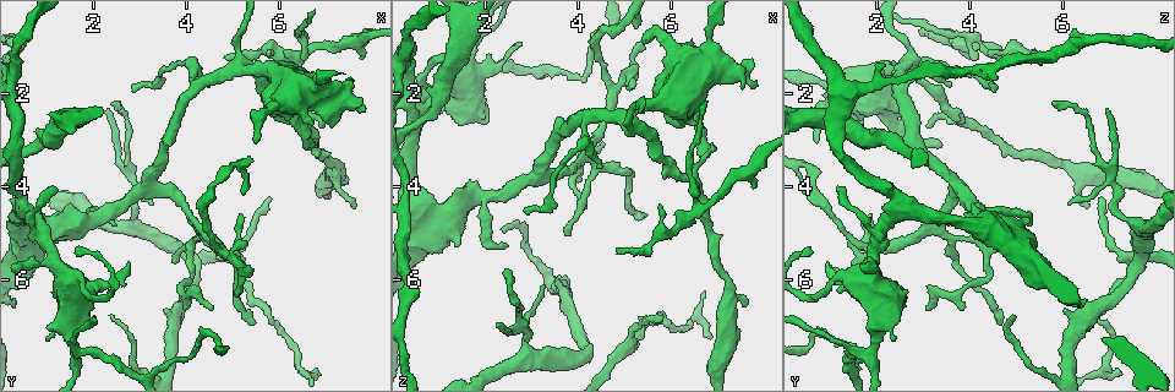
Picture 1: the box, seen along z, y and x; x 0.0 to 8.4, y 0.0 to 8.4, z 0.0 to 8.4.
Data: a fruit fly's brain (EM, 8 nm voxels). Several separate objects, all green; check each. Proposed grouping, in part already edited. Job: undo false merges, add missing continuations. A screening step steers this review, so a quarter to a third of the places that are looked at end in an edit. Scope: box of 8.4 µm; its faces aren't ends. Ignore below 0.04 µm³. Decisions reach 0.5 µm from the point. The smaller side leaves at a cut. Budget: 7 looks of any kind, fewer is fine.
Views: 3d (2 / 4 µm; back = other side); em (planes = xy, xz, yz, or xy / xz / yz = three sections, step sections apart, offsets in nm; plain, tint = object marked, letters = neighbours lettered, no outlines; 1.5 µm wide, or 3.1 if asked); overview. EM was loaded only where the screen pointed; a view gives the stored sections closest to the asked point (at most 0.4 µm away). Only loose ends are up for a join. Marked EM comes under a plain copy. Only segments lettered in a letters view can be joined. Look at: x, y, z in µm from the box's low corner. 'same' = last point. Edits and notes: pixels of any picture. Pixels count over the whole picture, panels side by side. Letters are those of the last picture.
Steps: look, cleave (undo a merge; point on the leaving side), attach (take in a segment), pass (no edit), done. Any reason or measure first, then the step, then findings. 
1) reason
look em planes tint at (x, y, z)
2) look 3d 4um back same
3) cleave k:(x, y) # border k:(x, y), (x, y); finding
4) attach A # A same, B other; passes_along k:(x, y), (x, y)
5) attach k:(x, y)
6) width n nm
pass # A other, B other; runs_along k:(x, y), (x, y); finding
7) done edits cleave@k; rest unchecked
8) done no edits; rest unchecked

abrupt turn
look em planes letters at (1.70, 7.55, 1.60)

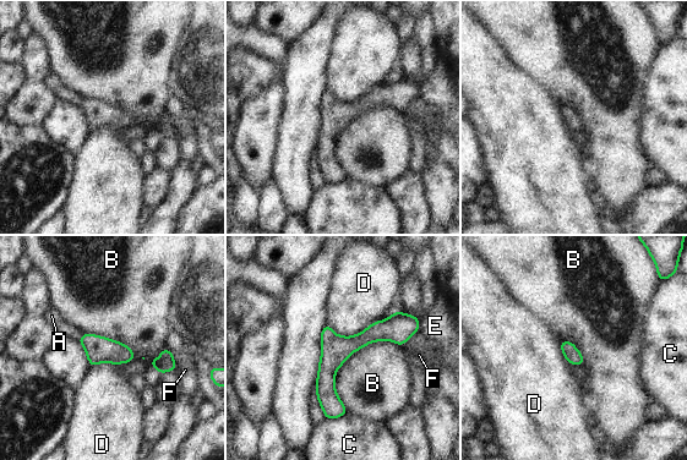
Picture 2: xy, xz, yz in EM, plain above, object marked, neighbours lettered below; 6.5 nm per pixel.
width 100 nm; longest_contact B 550 nm
pass # A other, B other, C other, D other, E other, F other; all the same neuron

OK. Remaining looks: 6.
free end
look em planes letters at (1.70, 5.45, 0.70)

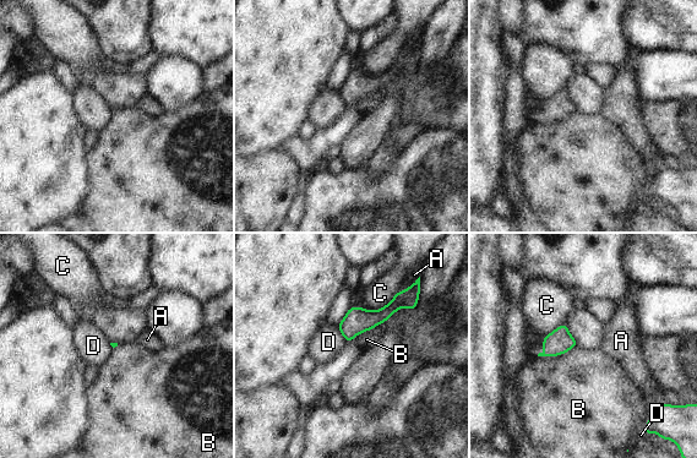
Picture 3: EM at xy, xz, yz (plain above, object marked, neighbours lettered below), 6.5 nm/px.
pass # A other, B other, C other, D other; none of them fits

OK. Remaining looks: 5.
four arms meet
look em planes letters at (5.15, 1.40, 2.45)

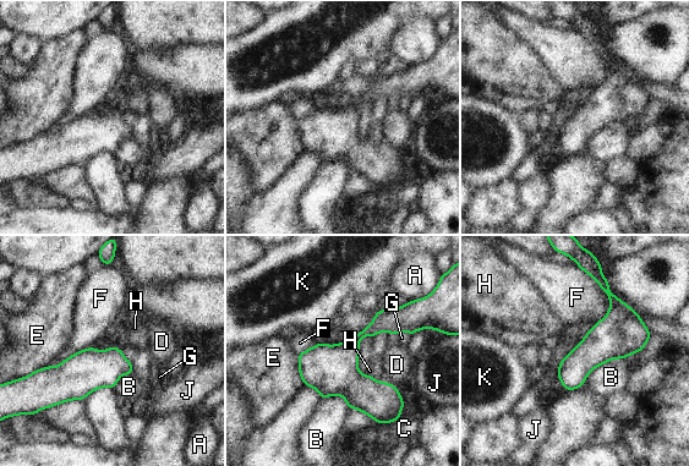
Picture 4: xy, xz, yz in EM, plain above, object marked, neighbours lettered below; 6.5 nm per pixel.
longest_contact B 480 nm
pass # A other, B other, C other, D other, E other, F other, G other, H other, J other, K other; continuous, no second neuron

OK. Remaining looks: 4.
done no edits; rest unchecked

